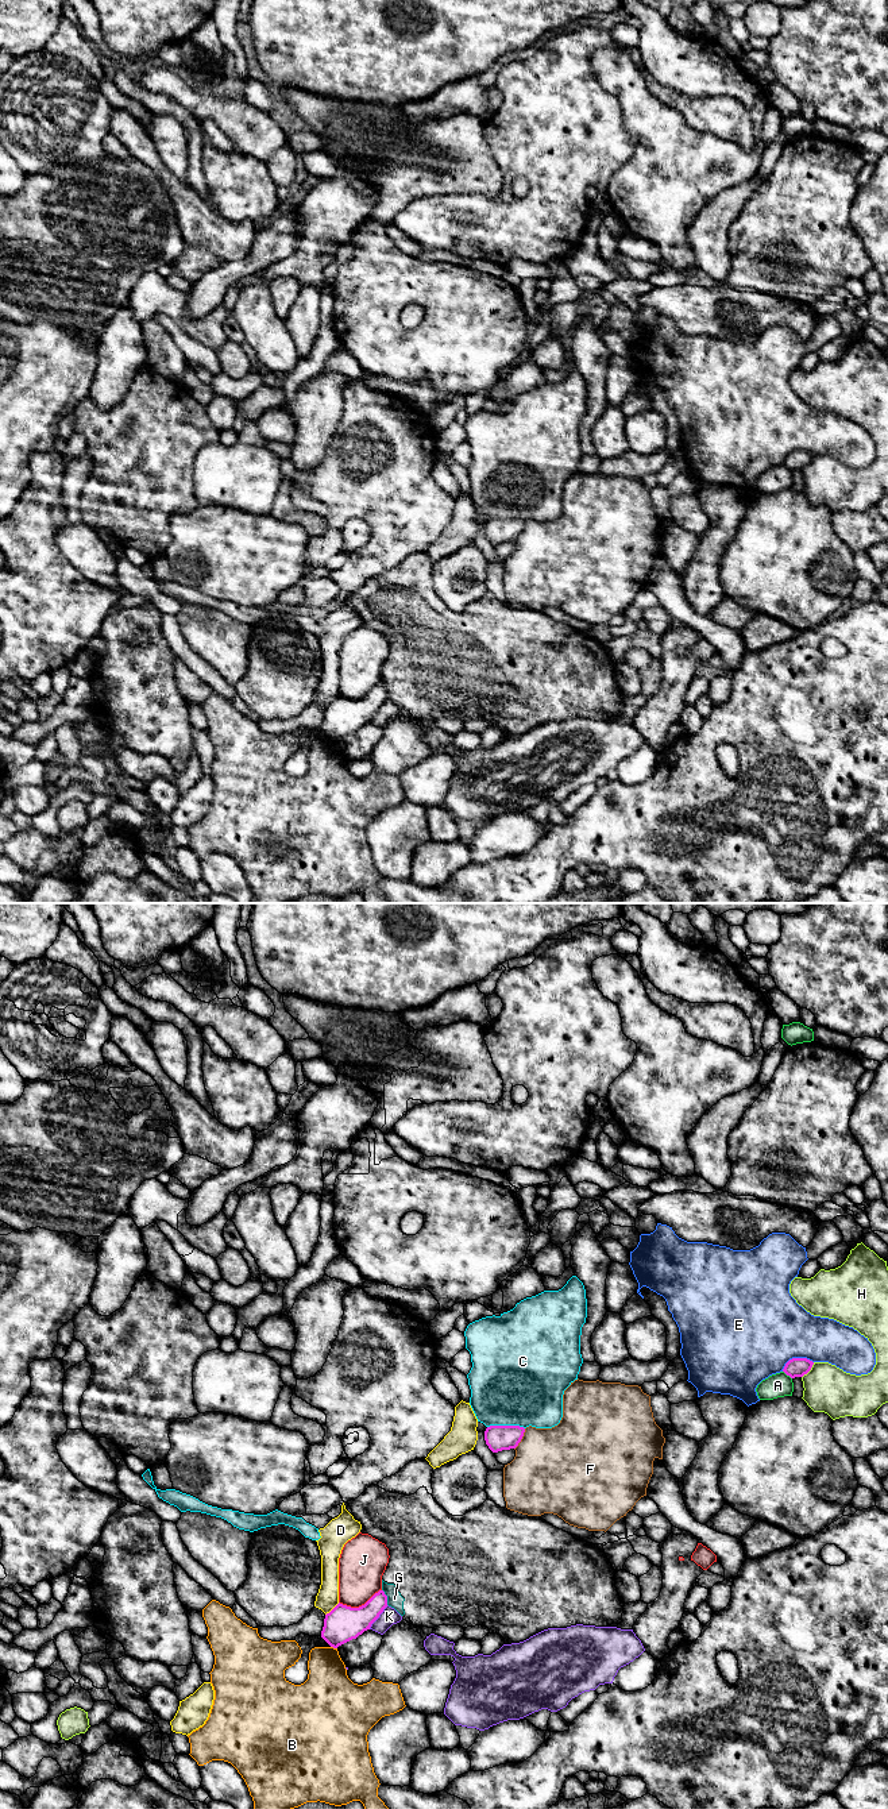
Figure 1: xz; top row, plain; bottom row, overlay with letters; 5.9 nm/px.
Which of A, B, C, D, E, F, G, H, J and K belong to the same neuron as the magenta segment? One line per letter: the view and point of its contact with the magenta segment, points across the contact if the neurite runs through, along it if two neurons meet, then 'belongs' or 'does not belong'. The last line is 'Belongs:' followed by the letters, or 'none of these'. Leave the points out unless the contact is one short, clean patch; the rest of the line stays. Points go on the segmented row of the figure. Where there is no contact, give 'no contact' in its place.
A: xz (787, 1374) | does not belong
B: xz (334, 1647) | along xz (331, 1646), (336, 1649) | does not belong
C: xz (506, 1426) | does not belong
D: xz (334, 1608) | does not belong
E: xz (795, 1358) | does not belong
F: xz (521, 1438) | does not belong
G: xz (386, 1597) | along xz (382, 1589), (387, 1604) | does not belong
H: xz (809, 1370) | does not belong
J: xz (359, 1607) | does not belong
K: xz (378, 1616) | does not belong
Belongs: none of these

